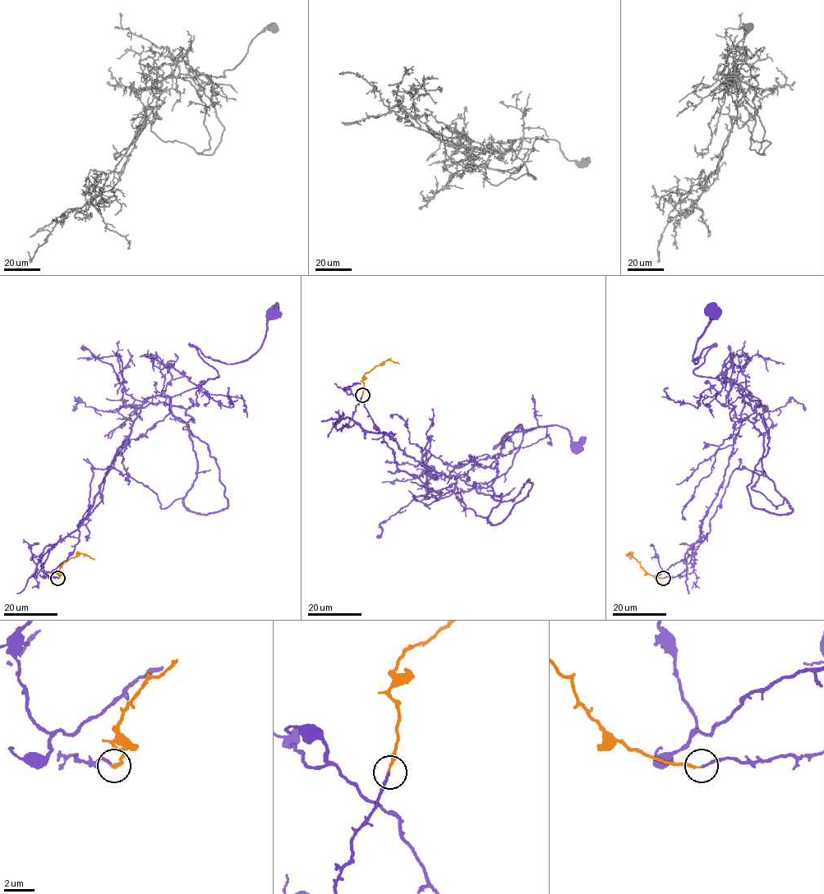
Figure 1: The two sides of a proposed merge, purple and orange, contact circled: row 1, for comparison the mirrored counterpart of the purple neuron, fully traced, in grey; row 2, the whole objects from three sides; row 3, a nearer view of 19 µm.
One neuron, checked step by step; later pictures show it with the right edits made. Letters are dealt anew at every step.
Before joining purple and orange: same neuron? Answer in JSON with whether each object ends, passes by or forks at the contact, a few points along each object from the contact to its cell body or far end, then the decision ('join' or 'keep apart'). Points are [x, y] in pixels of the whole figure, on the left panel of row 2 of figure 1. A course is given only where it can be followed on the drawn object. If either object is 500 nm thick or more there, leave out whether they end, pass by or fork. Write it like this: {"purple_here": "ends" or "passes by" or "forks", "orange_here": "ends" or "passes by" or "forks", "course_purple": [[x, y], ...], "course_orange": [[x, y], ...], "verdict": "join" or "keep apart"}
{"purple_here": "ends", "orange_here": "ends", "course_purple": [[57, 577], [41, 565], [81, 523], [142, 404], [218, 376], [195, 347], [227, 364], [248, 359], [273, 313]], "course_orange": [[57, 577], [58, 570], [71, 557], [82, 553], [94, 559]], "verdict": "join"}

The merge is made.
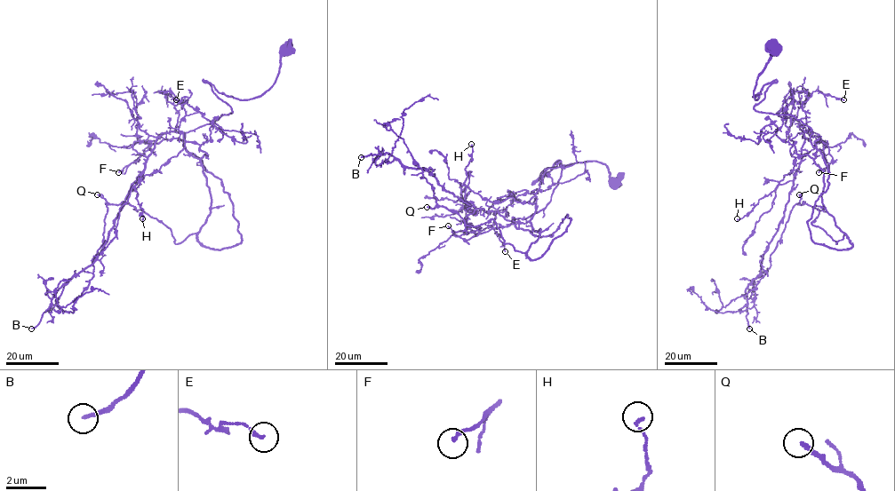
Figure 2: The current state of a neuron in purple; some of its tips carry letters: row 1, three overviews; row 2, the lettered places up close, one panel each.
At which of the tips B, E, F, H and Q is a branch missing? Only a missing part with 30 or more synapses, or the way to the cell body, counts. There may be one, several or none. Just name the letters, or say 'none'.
B, Q

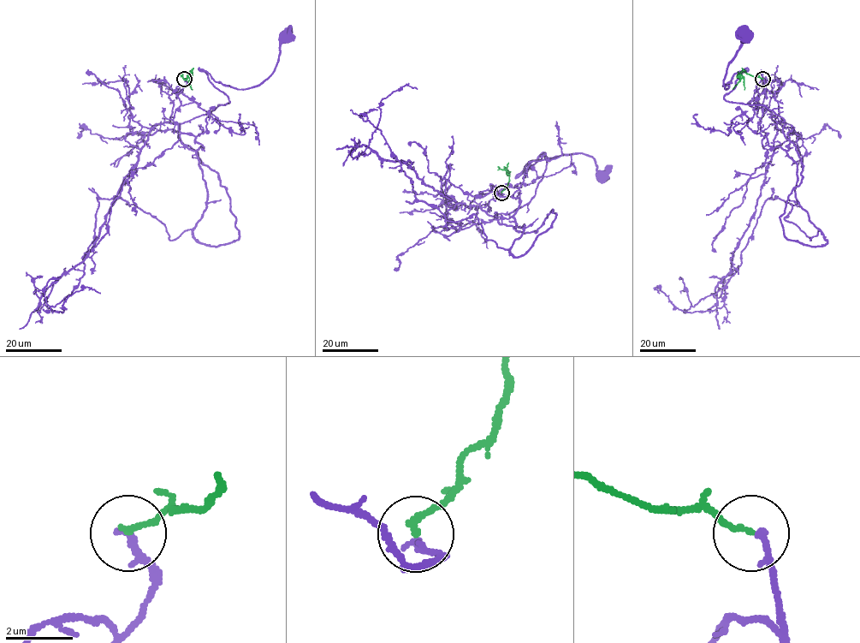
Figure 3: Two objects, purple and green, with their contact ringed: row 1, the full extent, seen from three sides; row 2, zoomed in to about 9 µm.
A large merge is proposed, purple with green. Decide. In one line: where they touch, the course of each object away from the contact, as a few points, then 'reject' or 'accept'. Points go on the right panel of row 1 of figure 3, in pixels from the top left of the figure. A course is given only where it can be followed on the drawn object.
at (762, 79); purple runs (763, 79), (786, 123), (764, 105), (724, 98), (741, 74), (726, 89), (727, 65), (749, 36); green runs (762, 79), (744, 69), (741, 73), (742, 77), (732, 89); accept

